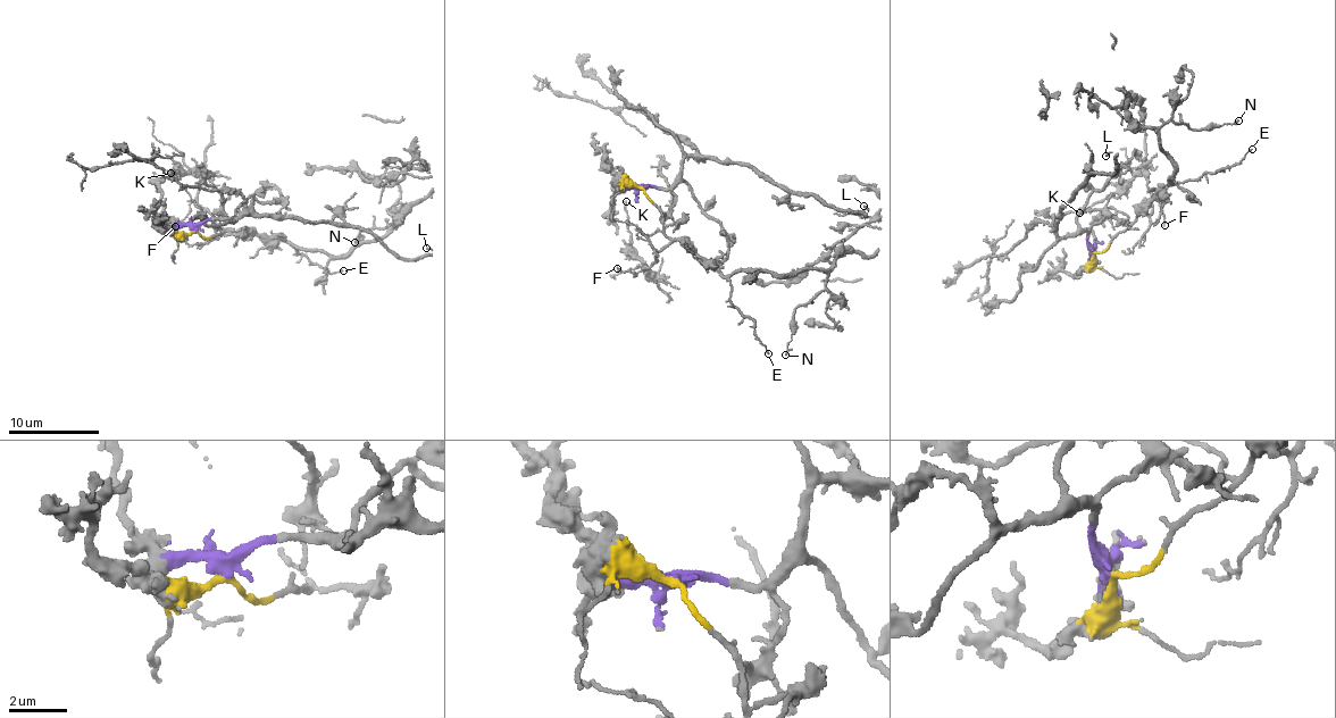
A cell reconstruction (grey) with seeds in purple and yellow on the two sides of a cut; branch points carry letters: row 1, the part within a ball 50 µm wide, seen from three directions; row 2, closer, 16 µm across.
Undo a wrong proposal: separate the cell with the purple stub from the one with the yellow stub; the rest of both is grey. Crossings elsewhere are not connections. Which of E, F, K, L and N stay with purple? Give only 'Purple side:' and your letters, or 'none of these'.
Purple side: L

